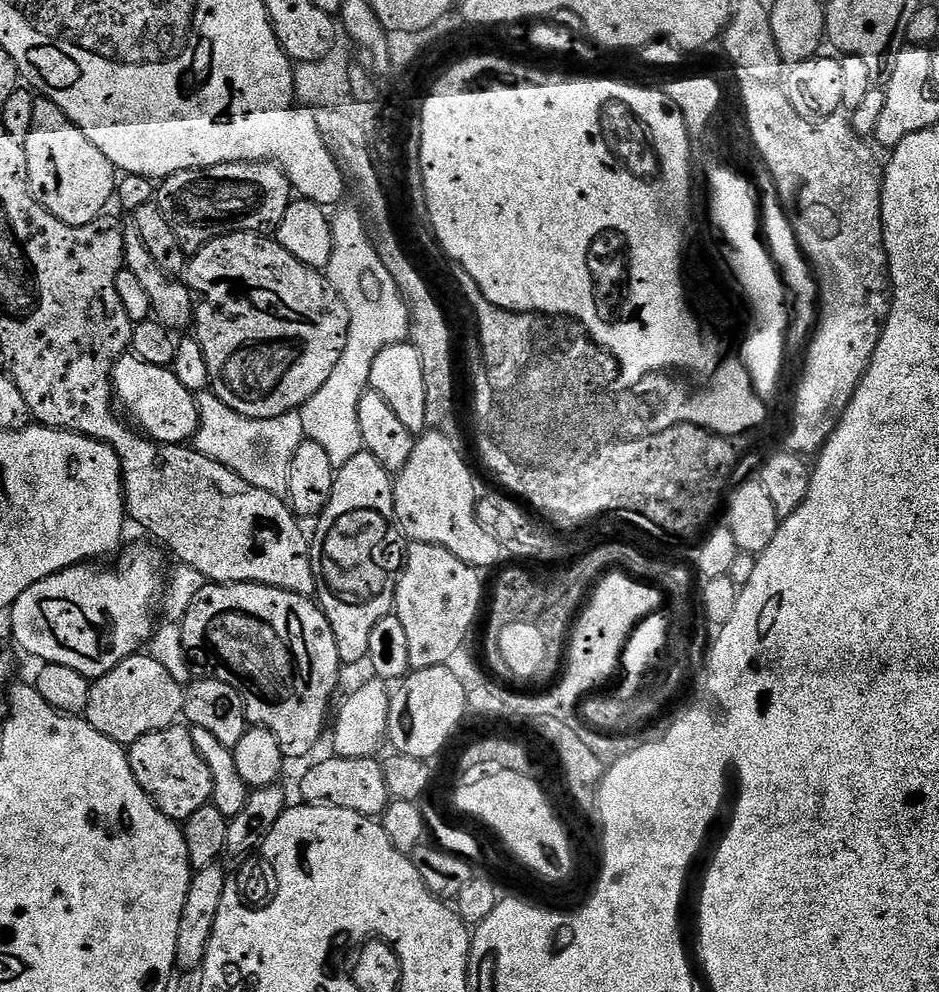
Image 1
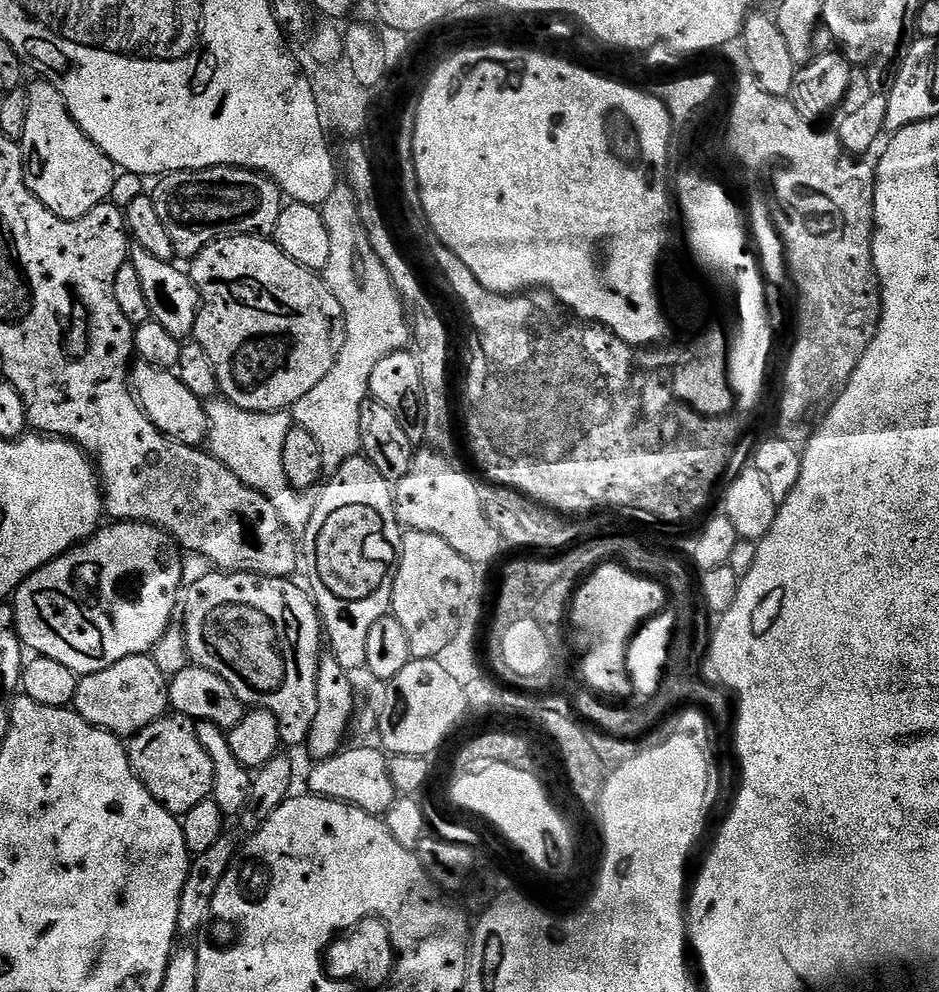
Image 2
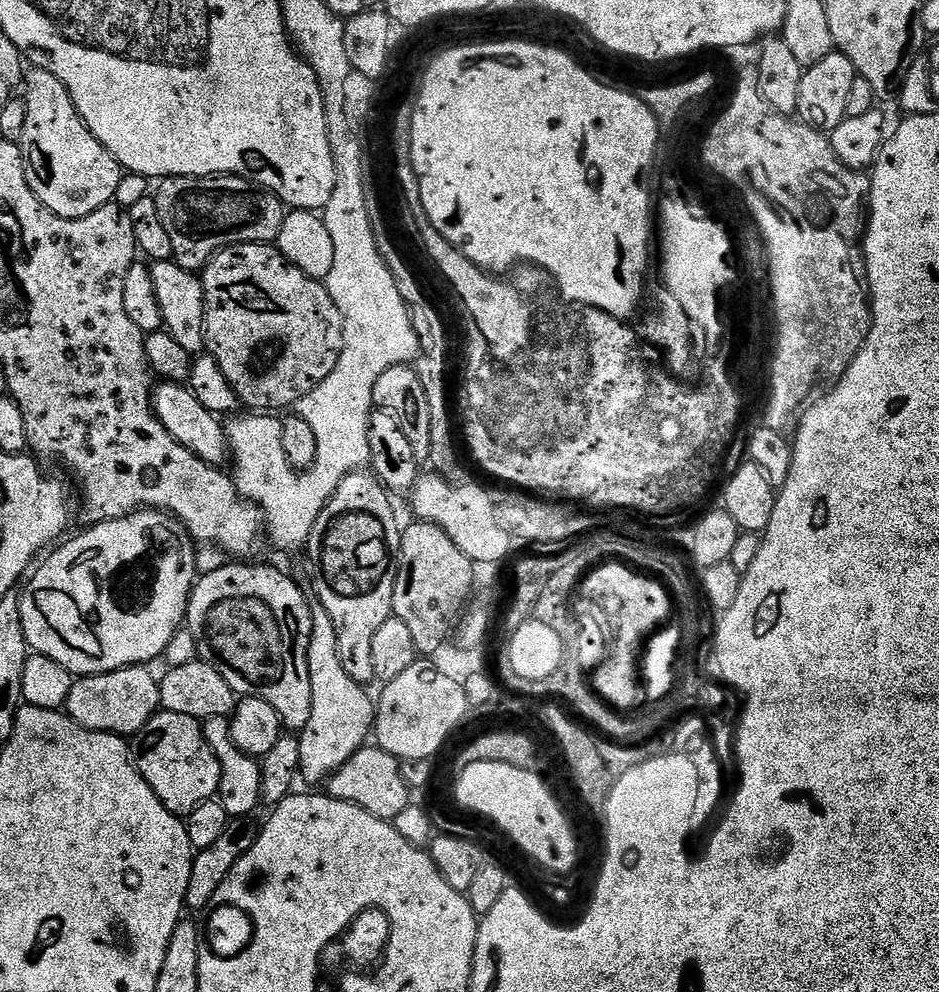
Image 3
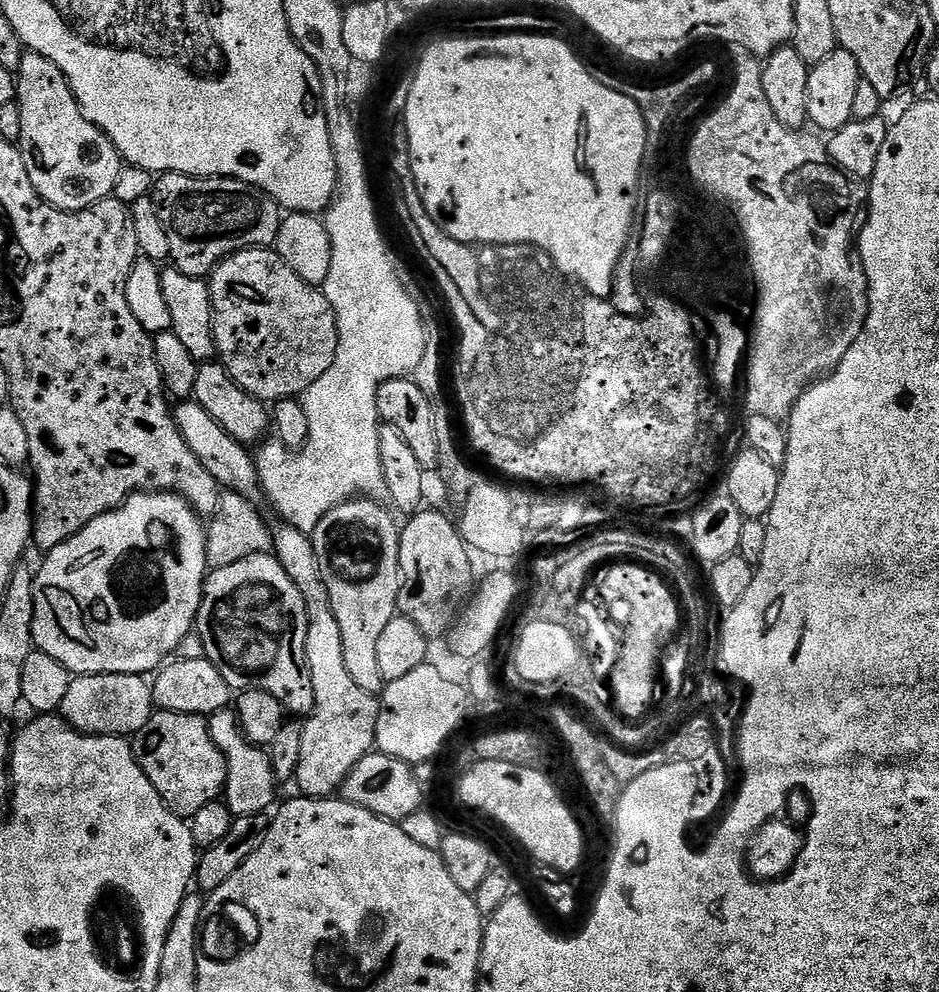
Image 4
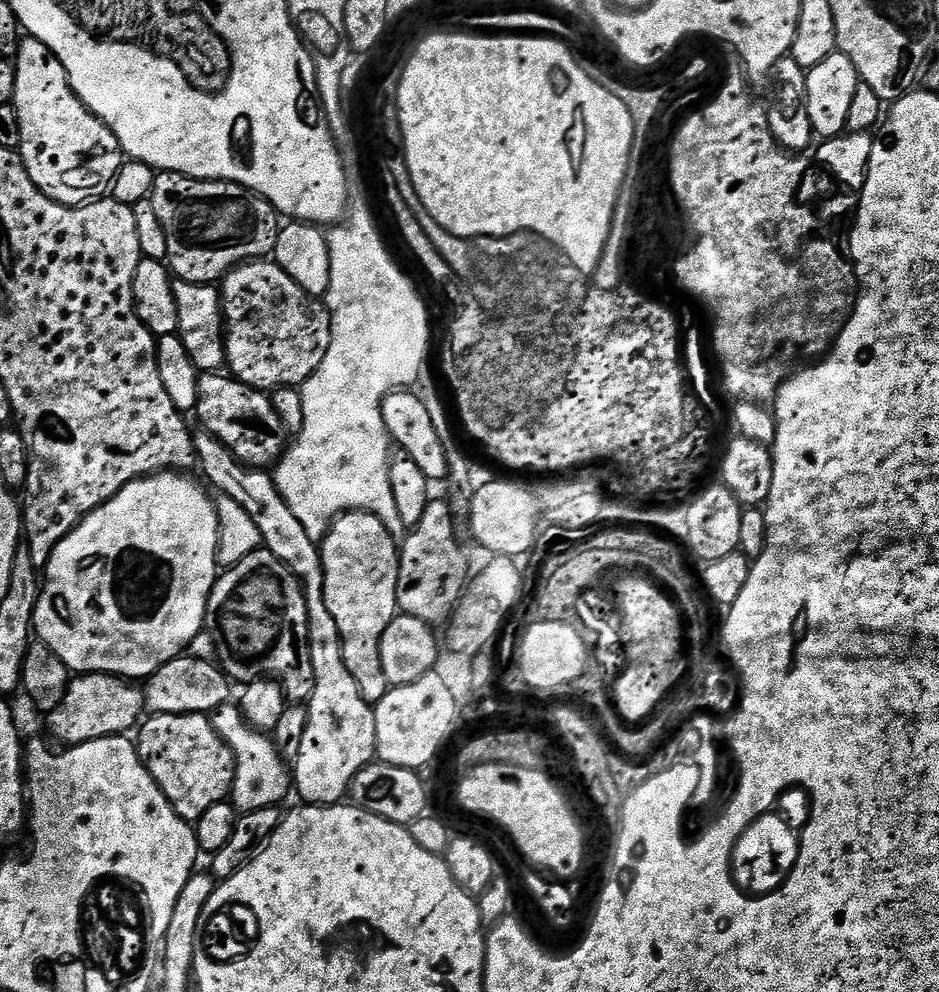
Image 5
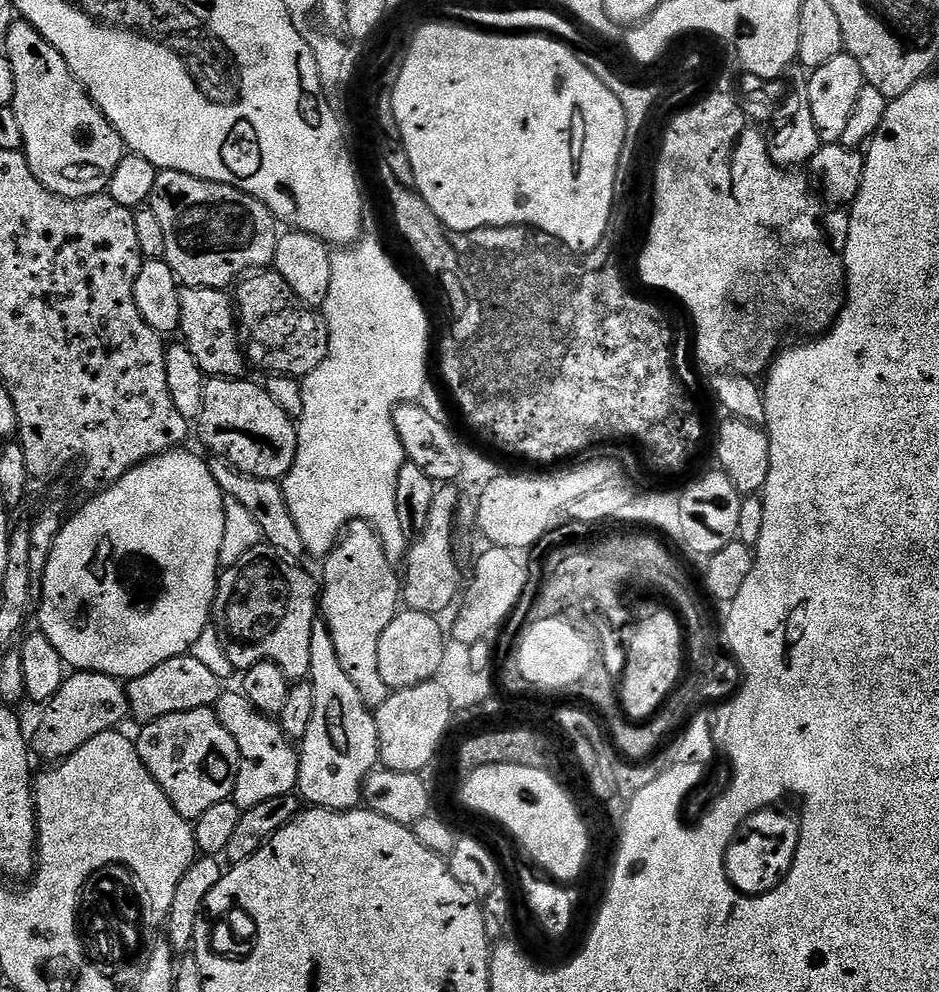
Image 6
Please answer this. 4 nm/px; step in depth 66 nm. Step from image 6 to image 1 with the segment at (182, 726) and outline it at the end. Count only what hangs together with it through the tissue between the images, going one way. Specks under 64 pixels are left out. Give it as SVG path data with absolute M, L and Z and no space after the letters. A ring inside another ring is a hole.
M180 727L163 728L146 734L127 749L130 770L134 770L138 786L146 790L162 814L177 822L188 820L194 810L202 810L202 806L209 804L214 790L210 766L206 766L202 754L198 754L191 731L187 727Z

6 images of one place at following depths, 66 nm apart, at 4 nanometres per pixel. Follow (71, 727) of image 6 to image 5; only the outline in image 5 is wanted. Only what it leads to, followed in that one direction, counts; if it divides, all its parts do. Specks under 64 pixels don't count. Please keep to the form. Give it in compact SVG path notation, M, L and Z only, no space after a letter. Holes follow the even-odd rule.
M102 672L80 674L69 679L62 702L46 716L48 728L52 731L51 739L61 740L61 745L71 746L107 736L131 733L131 728L133 727L133 731L141 723L146 712L143 691L132 684L135 683Z

